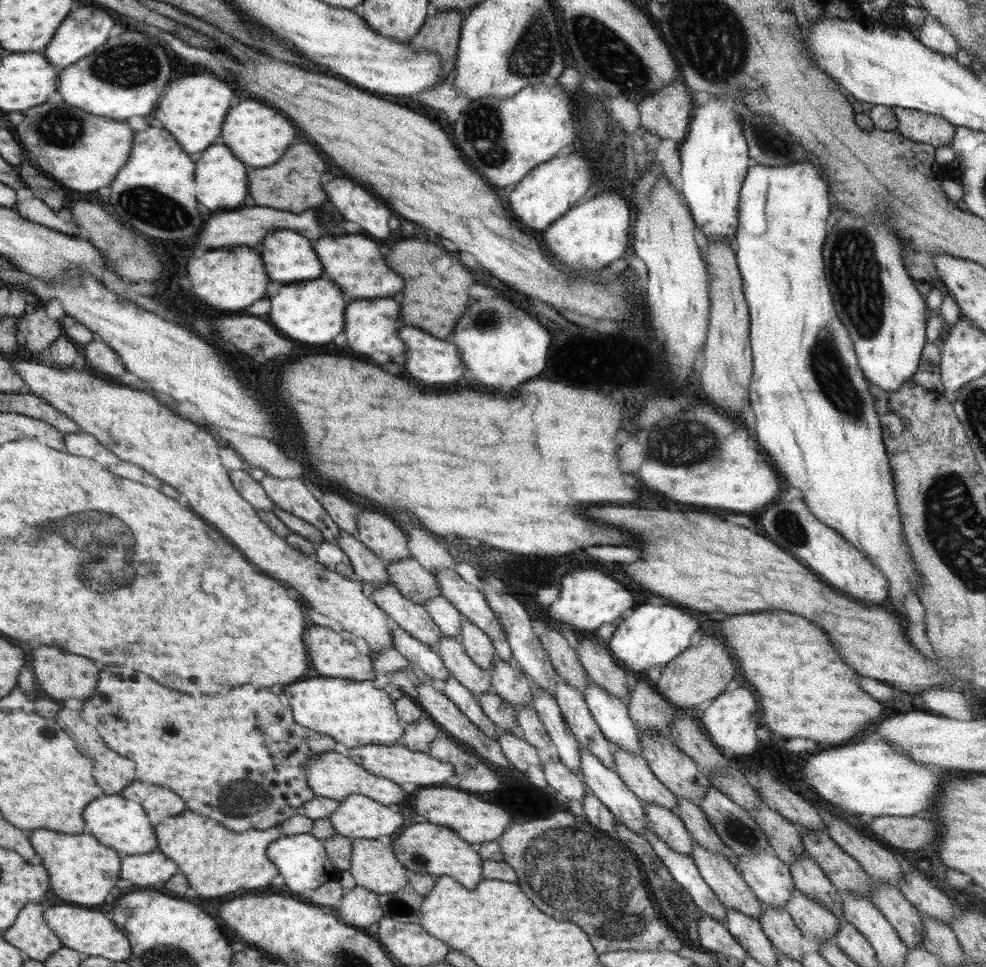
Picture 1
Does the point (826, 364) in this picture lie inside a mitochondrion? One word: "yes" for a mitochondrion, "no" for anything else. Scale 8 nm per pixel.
yes

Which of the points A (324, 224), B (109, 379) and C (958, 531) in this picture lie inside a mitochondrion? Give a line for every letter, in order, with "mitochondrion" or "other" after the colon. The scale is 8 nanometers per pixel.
A: mitochondrion
B: other
C: mitochondrion

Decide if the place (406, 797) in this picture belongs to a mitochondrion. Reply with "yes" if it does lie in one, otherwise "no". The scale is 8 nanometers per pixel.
no

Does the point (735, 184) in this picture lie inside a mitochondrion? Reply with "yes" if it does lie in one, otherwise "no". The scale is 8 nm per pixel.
no

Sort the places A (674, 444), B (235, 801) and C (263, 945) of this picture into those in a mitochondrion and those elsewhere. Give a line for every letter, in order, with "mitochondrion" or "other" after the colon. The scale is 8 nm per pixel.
A: mitochondrion
B: mitochondrion
C: other

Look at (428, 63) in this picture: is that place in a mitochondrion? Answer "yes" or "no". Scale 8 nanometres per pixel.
no

